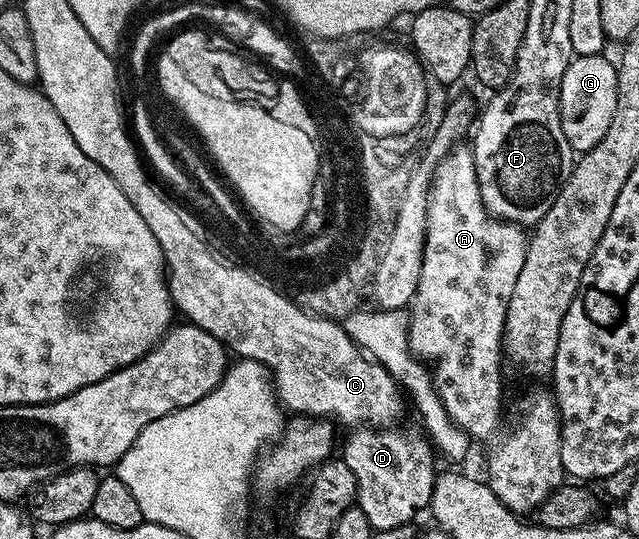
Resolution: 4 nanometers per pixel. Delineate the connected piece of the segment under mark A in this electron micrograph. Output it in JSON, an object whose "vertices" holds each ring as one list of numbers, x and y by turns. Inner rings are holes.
{"vertices":[[459,145,452,150,450,155,443,159,443,162,435,168,435,173,431,181,431,189,427,200,427,240,423,246,423,268,421,277,417,281,415,298,409,304,409,322,407,325,407,345,411,348,411,354,416,357,432,355,439,359,435,363,435,375,433,374,433,386,439,392,439,399,443,403,443,408,447,410,447,415,460,429,472,440,483,443,487,450,487,475,485,482,488,487,497,493,499,500,504,503,510,511,515,512,520,517,527,517,530,513,538,512,539,507,550,497,553,492,559,490,565,483,565,472,561,453,563,452,563,434,559,431,559,409,555,406,555,400,550,394,543,391,535,391,523,403,523,412,519,415,519,424,516,427,503,427,503,367,505,368,505,356,503,354,503,330,507,320,507,306,509,297,513,297,513,285,517,285,517,277,521,274,521,265,525,261,527,252,528,236,524,228,518,223,504,223,502,219,496,219,490,215,487,207,481,201,479,192,479,182,475,172,475,157,470,146]]}

